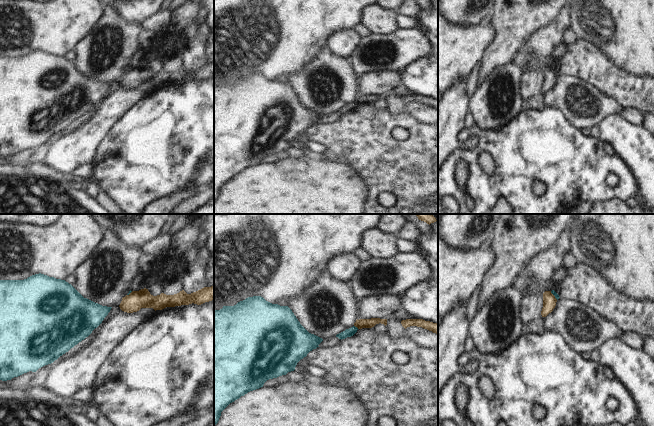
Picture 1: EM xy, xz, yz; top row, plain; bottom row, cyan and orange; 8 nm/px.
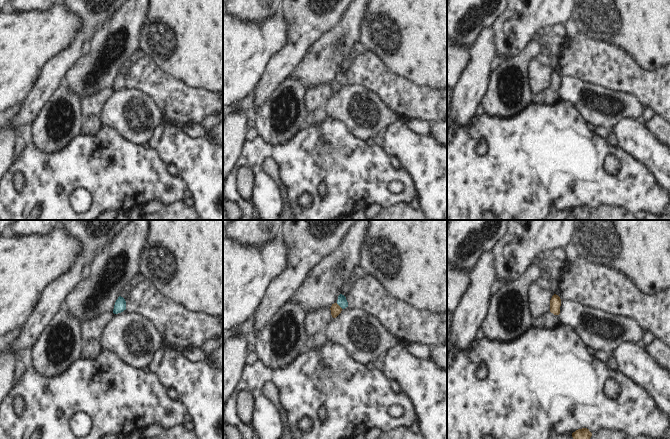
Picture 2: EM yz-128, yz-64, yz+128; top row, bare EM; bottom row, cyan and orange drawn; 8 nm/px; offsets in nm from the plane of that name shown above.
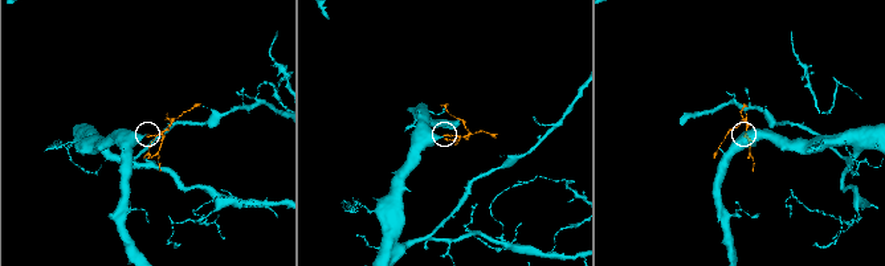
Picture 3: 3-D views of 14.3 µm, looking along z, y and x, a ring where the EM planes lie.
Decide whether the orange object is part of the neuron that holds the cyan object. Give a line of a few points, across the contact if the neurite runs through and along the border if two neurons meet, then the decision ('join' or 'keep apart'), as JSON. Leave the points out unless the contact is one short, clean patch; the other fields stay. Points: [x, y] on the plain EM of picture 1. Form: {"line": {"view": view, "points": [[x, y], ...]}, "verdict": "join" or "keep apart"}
{"line": {"view": "xz", "points": [[354, 101], [358, 104]]}, "verdict": "keep apart"}

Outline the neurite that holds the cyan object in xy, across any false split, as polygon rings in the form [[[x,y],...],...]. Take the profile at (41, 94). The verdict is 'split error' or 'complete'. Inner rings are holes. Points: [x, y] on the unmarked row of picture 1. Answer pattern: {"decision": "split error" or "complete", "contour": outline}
{"decision": "complete", "contour": [[[41,49],[24,56],[0,56],[0,156],[53,139],[88,113],[111,84],[84,74],[65,56]]]}

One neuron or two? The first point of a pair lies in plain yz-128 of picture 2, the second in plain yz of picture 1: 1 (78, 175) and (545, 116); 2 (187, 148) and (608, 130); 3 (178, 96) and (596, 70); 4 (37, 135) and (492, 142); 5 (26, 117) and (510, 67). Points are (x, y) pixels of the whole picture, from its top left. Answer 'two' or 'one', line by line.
1: one
2: one
3: one
4: two
5: two

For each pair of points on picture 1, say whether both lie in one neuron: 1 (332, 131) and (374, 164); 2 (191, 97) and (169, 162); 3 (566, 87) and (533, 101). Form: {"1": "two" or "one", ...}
{"1": "one", "2": "one", "3": "two"}

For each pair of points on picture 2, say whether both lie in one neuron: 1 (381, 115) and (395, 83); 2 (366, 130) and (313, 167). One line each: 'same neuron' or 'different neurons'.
1: different neurons
2: different neurons

